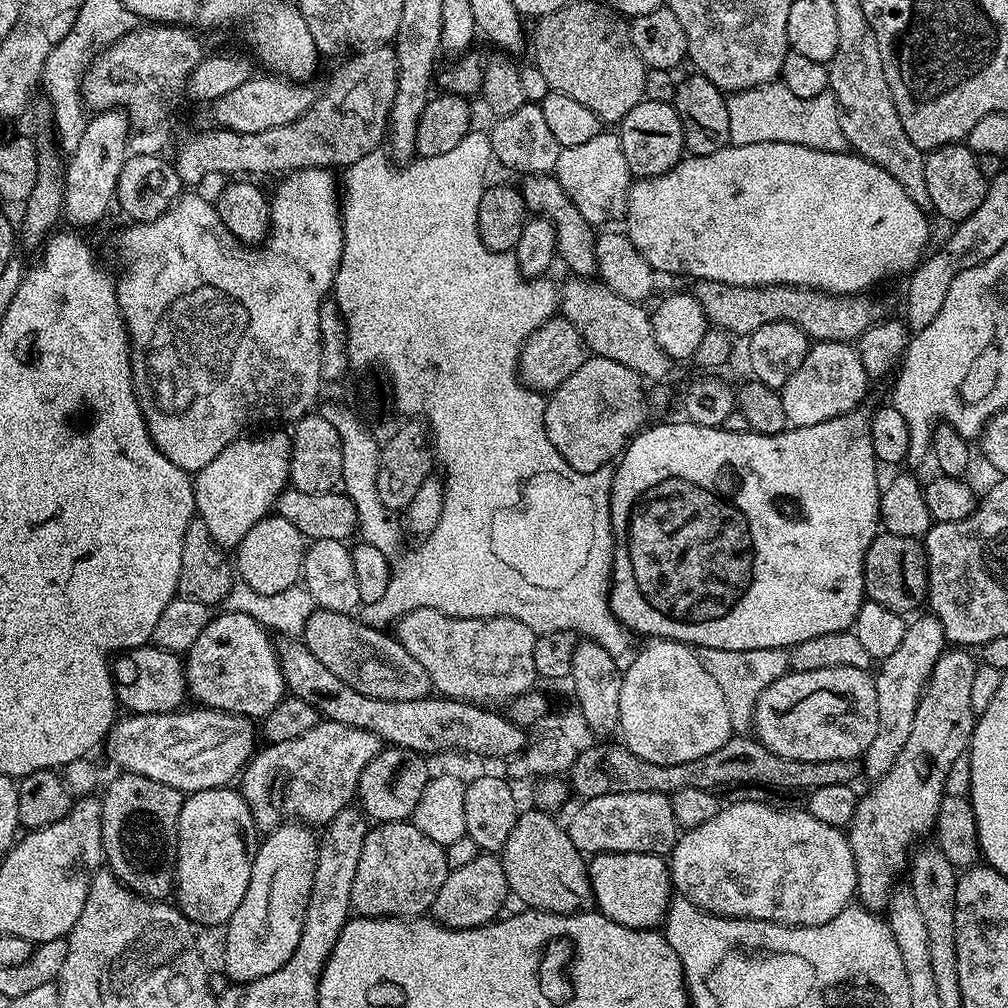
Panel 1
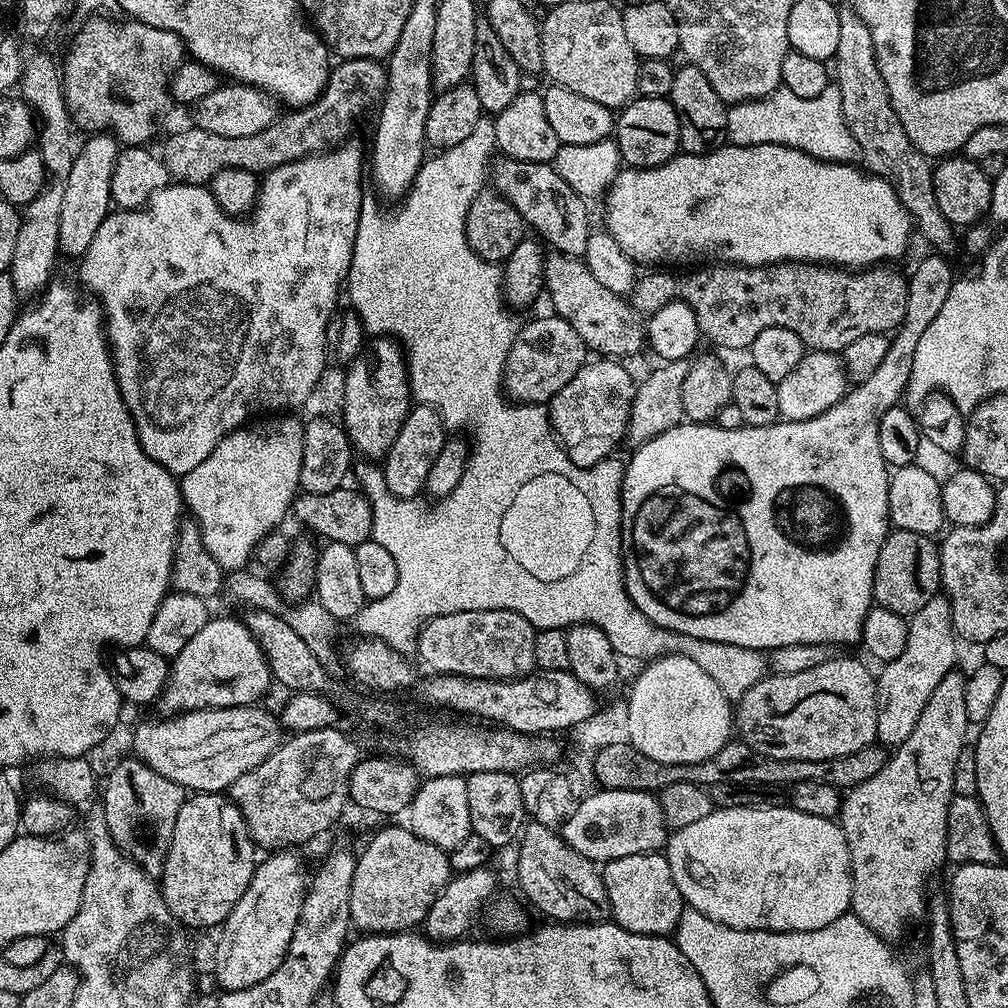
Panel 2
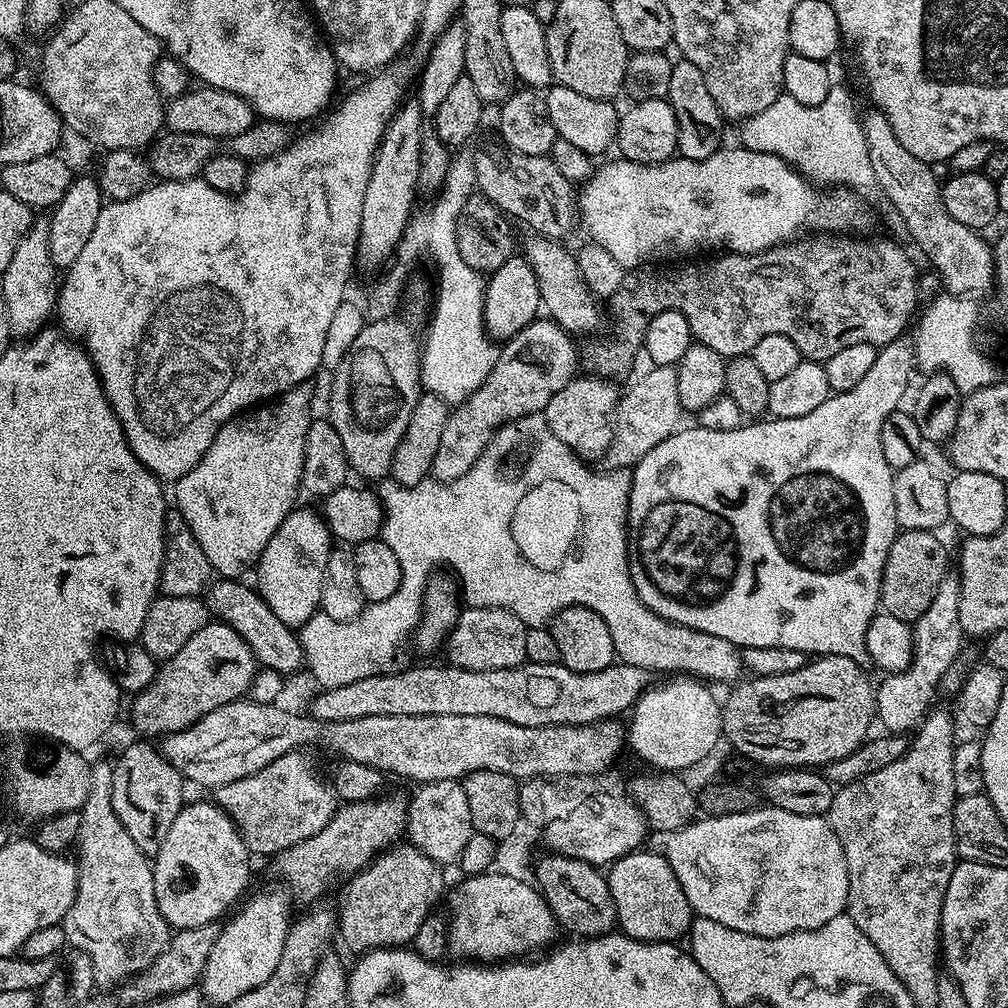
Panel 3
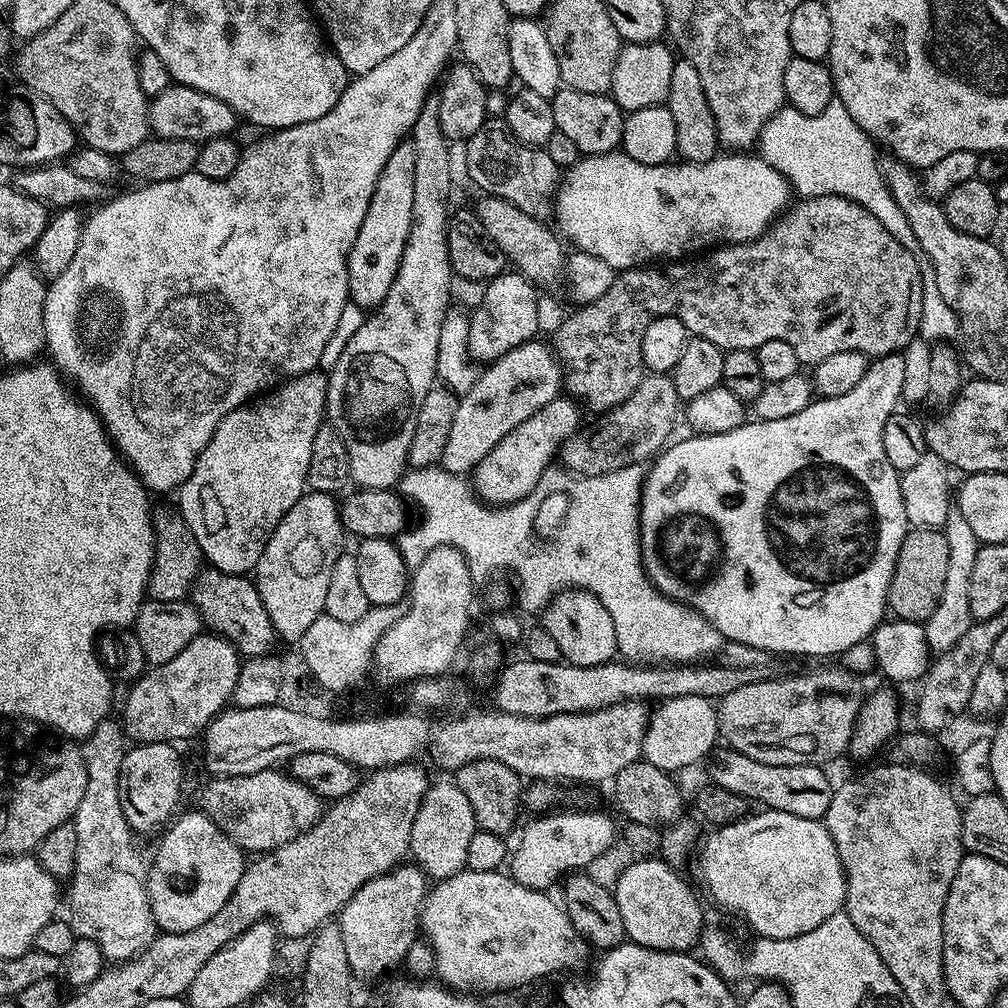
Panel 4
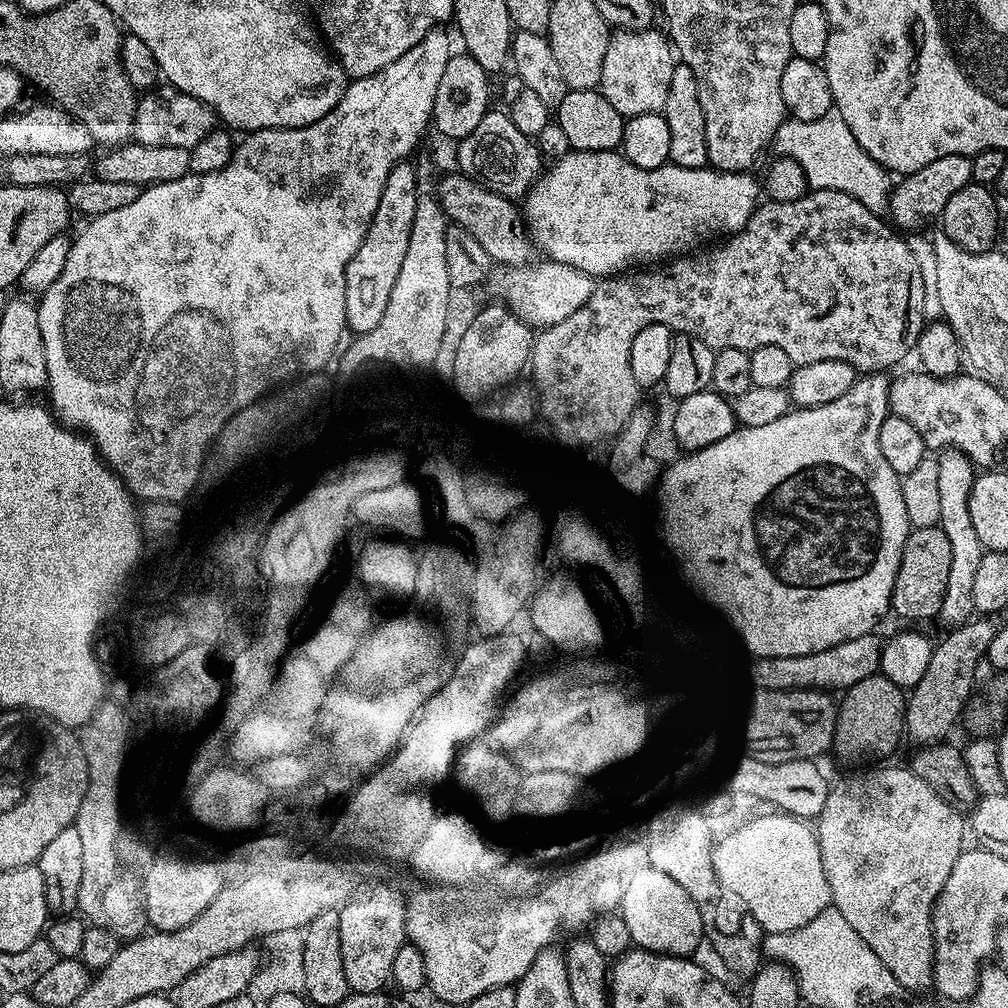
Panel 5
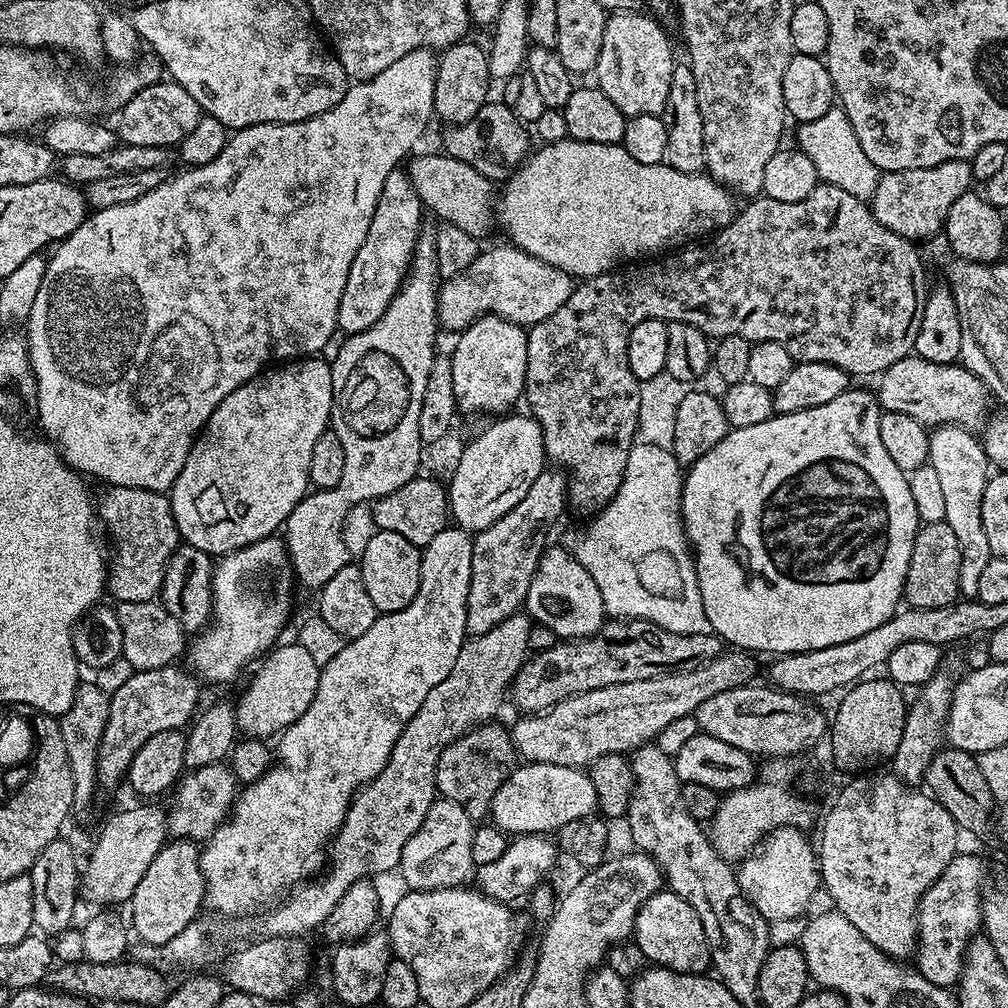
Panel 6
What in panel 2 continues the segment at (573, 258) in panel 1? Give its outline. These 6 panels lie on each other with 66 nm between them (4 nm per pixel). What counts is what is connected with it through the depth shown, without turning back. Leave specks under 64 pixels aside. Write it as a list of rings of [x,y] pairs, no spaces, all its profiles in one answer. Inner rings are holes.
[[[506,155],[493,159],[490,164],[490,184],[522,214],[525,225],[553,253],[561,256],[583,257],[588,241],[588,208],[585,198],[579,196],[562,180],[551,163],[522,162]]]

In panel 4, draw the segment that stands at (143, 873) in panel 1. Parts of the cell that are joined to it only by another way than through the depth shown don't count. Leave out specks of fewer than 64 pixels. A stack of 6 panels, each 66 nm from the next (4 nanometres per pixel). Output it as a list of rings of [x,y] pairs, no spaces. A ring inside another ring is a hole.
[[[152,738],[140,742],[137,748],[129,747],[124,753],[122,766],[118,770],[118,802],[122,804],[122,814],[126,814],[126,822],[133,833],[159,833],[177,811],[176,803],[184,788],[184,764],[175,746],[167,739]]]

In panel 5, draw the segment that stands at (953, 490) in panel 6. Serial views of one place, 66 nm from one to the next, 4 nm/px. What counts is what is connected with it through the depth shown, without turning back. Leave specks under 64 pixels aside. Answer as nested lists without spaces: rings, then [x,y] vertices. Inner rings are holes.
[[[959,450],[941,451],[938,459],[938,491],[942,505],[938,527],[946,534],[946,538],[950,538],[950,579],[946,582],[946,598],[942,598],[939,619],[945,620],[948,626],[955,626],[973,619],[974,573],[978,570],[978,562],[982,562],[986,550],[982,542],[978,542],[978,533],[974,530],[973,519],[970,518],[970,492],[976,482],[977,469],[968,456]]]

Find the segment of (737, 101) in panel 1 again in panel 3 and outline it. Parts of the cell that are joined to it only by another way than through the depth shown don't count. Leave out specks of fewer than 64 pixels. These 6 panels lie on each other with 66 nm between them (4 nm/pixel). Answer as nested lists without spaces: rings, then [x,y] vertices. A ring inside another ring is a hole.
[[[840,82],[833,83],[830,94],[818,106],[802,106],[802,102],[781,94],[757,116],[739,121],[738,128],[743,147],[782,158],[817,186],[846,188],[864,198],[877,191],[864,125],[858,112],[856,116],[851,94]]]

